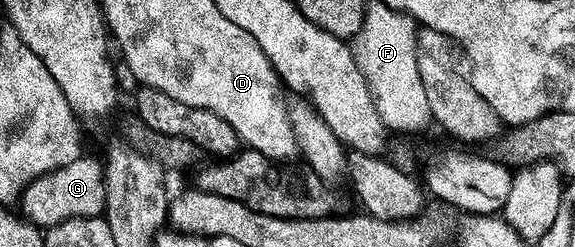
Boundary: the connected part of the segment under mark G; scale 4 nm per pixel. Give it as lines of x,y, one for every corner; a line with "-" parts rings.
84,154
69,166
36,177
18,201
18,210
23,219
38,228
51,228
72,217
101,217
105,207
104,164
100,158
98,160
90,154

